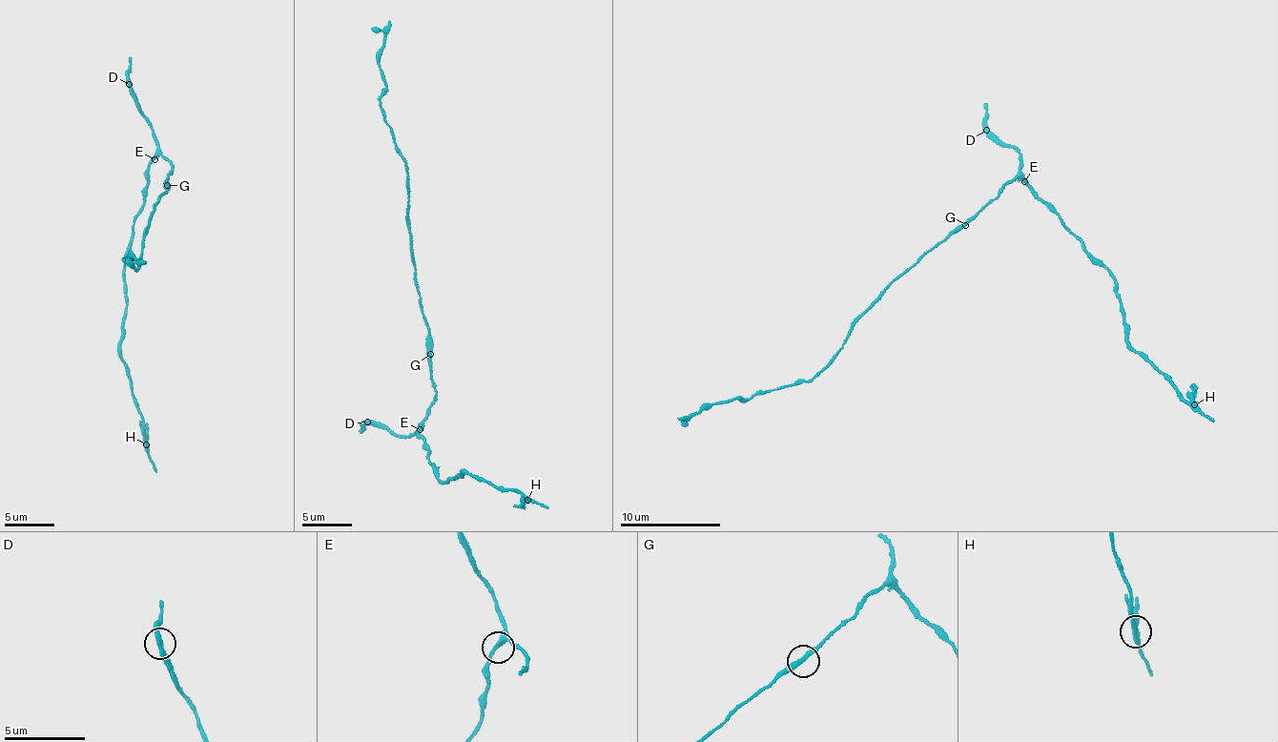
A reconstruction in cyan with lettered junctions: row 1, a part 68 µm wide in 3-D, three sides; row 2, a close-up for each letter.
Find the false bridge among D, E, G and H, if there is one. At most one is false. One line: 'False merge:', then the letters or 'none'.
False merge: H

